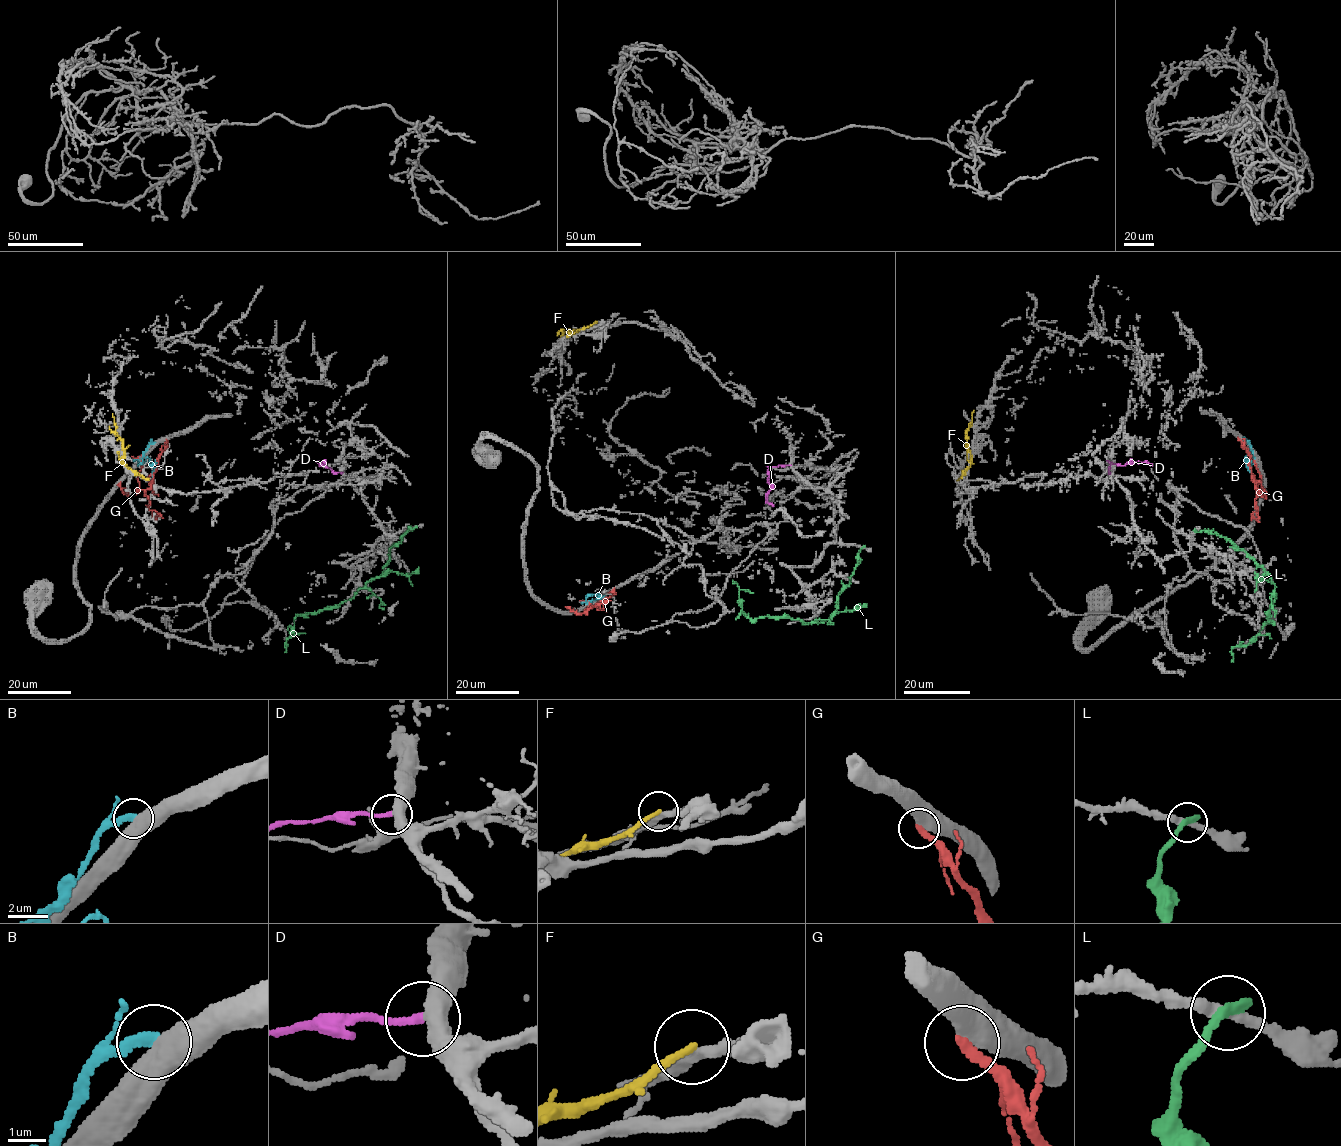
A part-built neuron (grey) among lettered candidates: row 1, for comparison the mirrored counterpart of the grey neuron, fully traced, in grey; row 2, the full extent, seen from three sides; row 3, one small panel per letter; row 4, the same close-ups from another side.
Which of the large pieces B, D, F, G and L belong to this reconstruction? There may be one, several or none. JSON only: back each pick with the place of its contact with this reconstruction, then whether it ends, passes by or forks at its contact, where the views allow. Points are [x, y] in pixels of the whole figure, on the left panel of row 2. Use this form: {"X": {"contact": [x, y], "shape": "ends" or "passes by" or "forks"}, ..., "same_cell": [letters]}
{"same_cell": []}

